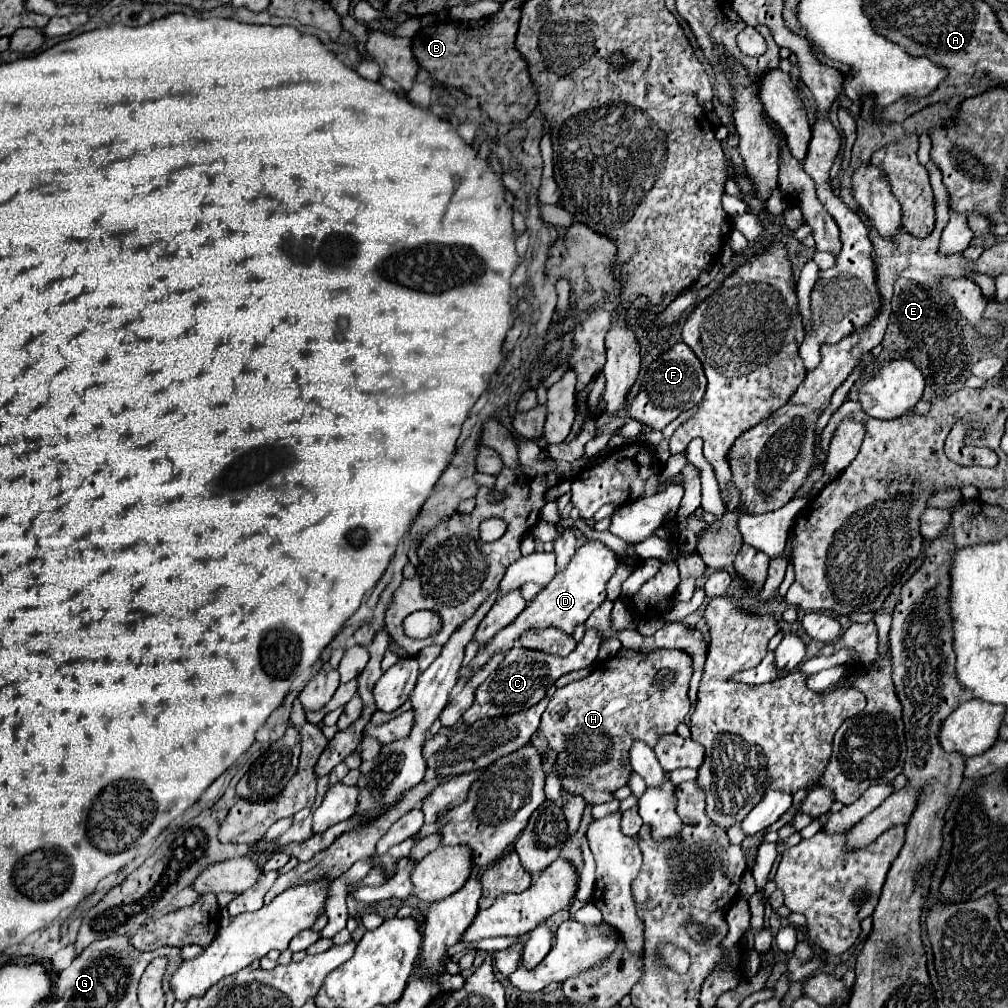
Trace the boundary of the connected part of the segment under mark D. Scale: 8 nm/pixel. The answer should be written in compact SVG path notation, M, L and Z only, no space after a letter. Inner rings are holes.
M587 541L585 545L581 545L577 549L577 553L573 555L573 559L569 561L567 569L557 575L549 587L545 587L539 595L533 597L533 601L529 603L529 607L511 623L507 625L499 635L495 635L487 645L485 649L479 651L479 643L474 639L470 641L465 648L465 655L462 662L462 667L469 664L469 667L461 669L459 671L459 677L469 677L471 671L475 671L477 667L485 665L493 653L499 653L499 651L509 651L515 643L515 639L519 639L519 635L527 629L533 629L533 627L547 627L547 625L555 625L559 629L563 629L565 633L573 633L573 627L577 623L585 623L587 617L605 601L607 593L605 593L605 587L609 583L609 577L615 573L619 565L619 557L615 551L611 551L605 543L601 541ZM475 657L475 659L473 659ZM473 659L473 661L471 661Z

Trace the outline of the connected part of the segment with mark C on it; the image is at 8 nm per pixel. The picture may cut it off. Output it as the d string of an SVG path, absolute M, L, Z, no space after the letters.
M587 629L585 635L583 635L583 639L573 649L573 653L569 653L567 657L553 657L551 653L539 653L537 649L525 649L521 645L513 647L505 655L505 659L501 661L501 665L495 671L491 671L489 677L477 687L477 691L475 691L475 703L463 715L463 721L467 725L471 725L477 719L497 717L497 715L513 715L513 713L531 709L533 705L537 705L545 697L547 689L561 675L565 675L569 671L579 671L579 669L591 667L597 661L599 643L601 643L601 635L595 629Z

